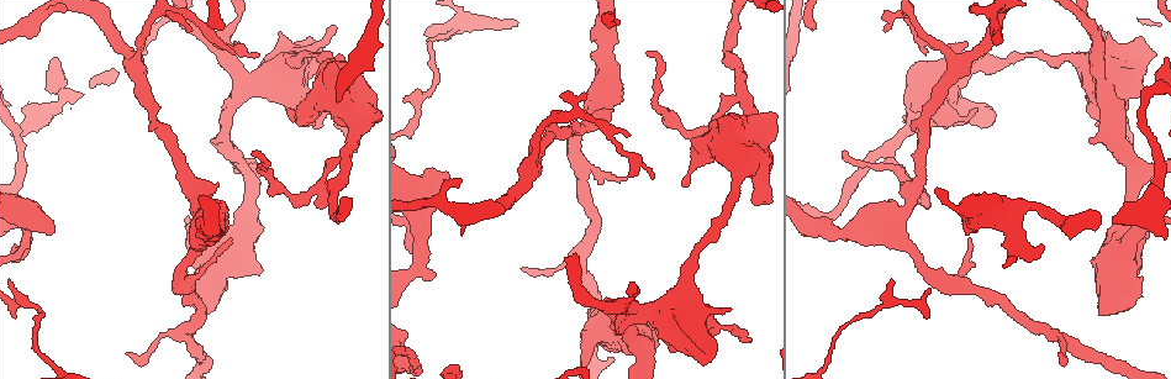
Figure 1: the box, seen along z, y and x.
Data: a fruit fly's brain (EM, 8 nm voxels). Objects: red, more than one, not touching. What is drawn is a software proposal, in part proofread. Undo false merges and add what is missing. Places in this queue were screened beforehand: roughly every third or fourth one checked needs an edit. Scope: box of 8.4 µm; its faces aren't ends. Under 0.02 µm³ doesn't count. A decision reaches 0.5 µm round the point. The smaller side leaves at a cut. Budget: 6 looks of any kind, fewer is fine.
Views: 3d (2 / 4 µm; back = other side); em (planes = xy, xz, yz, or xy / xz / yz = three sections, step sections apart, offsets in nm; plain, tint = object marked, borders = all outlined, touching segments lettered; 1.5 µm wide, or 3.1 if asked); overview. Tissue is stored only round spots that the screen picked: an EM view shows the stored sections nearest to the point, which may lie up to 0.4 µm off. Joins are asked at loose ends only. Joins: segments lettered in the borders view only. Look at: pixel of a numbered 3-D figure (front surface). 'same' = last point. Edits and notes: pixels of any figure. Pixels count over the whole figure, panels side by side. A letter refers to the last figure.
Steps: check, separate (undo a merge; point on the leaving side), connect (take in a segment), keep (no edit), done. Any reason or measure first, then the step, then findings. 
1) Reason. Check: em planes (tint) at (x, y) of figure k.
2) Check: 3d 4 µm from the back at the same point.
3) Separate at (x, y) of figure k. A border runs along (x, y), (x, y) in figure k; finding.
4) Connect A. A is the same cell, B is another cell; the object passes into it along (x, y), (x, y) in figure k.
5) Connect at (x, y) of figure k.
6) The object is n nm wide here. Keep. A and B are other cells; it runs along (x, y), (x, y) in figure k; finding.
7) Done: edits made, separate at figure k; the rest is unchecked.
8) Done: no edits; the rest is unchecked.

Sharp bend. Check: em planes (borders) at (923, 199) of figure 1.

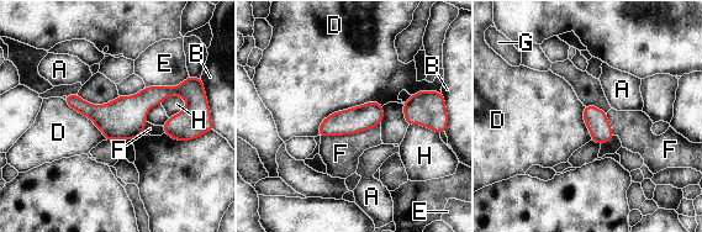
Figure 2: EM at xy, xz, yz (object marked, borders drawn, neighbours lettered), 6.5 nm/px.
The longest contact is with D, 480 nm. Keep. A, B, D, E, F, G and H are other cells; it runs along (68, 99), (131, 111), (180, 91), (191, 112) in figure 2; continuous, no second neuron.

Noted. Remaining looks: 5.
Tapers out. Check: em xy step 4 (borders) at (522, 267) of figure 1.

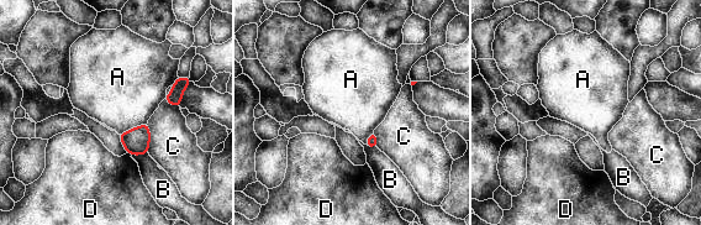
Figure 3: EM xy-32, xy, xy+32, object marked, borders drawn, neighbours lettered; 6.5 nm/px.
Another direction. Check: em planes (borders) at the same point.

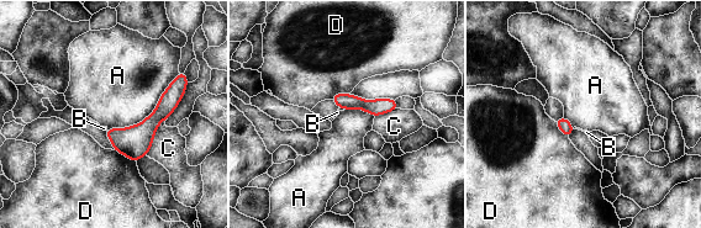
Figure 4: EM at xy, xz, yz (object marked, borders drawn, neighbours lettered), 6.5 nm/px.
Keep. A, B, C and D are other cells; no lettered segment goes on from it.

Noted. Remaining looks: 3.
Tapers out. Check: 3d 2 µm at (654, 177) of figure 1.

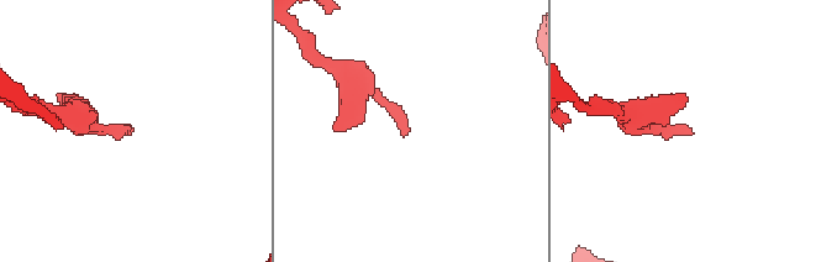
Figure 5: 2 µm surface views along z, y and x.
Check: em planes (borders) at (130, 132) of figure 5.

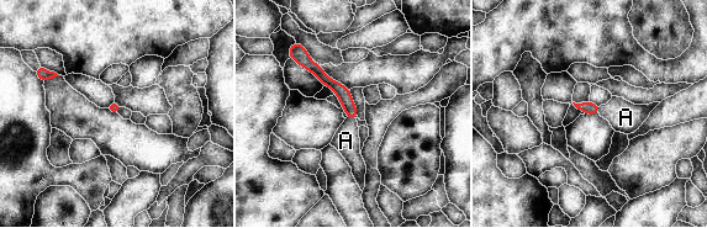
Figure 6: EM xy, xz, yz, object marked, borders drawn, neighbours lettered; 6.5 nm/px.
Connect A. A is the same cell; the neuron continues.

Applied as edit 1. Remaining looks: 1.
Done: edits made, connect at figure 6; the rest is unchecked.

